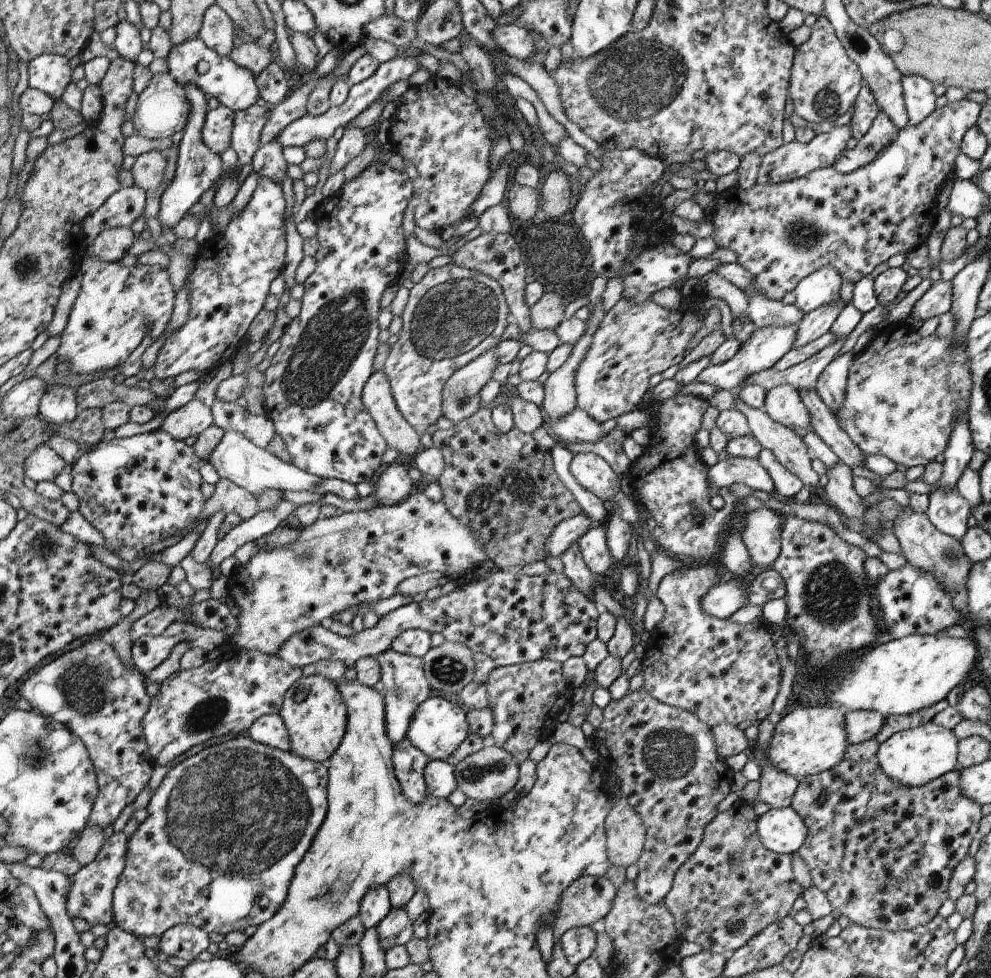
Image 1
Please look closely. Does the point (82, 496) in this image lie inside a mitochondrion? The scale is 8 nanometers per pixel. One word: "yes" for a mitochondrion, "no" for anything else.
no

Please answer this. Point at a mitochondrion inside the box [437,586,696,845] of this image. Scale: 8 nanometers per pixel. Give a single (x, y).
(480, 773)

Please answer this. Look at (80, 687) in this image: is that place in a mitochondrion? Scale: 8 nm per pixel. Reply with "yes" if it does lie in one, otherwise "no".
yes

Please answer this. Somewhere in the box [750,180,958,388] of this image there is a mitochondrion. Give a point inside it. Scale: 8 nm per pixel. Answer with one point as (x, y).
(800, 233)

